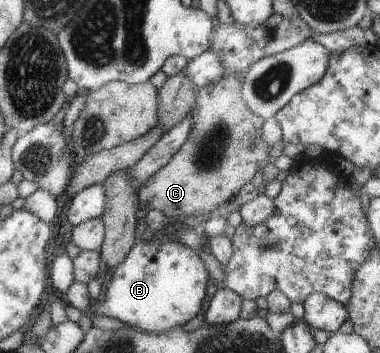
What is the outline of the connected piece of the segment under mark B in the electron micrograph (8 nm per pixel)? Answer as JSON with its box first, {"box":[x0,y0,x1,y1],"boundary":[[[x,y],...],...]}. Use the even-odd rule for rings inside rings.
{"box":[91,239,210,334],"boundary":[[[138,239],[112,271],[105,293],[91,303],[91,315],[115,317],[133,328],[155,334],[181,327],[202,309],[210,278],[199,255],[174,241]]]}

